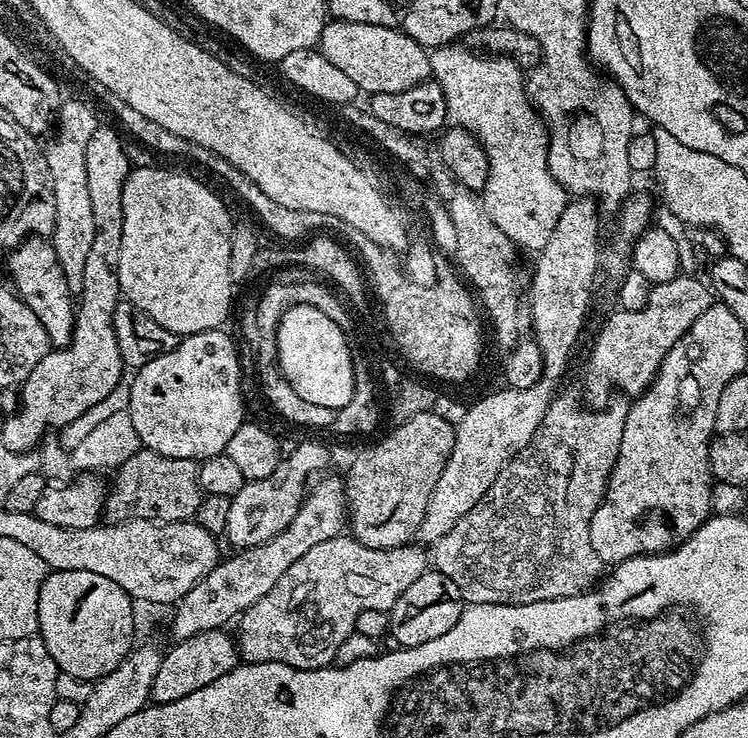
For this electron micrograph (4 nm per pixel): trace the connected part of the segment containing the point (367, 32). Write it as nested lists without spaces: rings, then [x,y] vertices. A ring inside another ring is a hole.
[[[329,19],[325,23],[320,42],[320,53],[338,70],[342,70],[355,83],[361,93],[394,94],[417,88],[432,76],[432,57],[429,49],[423,48],[399,27],[366,26],[354,22]]]

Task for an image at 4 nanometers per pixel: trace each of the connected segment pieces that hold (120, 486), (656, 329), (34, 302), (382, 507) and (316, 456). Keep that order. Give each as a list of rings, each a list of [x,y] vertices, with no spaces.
[[[141,450],[135,456],[119,465],[120,473],[116,476],[116,485],[111,485],[110,495],[106,500],[106,508],[113,512],[117,521],[122,520],[192,520],[196,515],[202,499],[202,468],[195,460],[186,458],[170,458],[157,452]]]
[[[679,274],[670,278],[669,281],[653,284],[650,298],[646,306],[642,306],[642,310],[629,312],[615,310],[616,312],[609,314],[608,321],[601,326],[600,333],[596,336],[596,342],[592,346],[592,358],[588,362],[589,376],[584,384],[584,400],[588,403],[585,405],[589,409],[603,409],[609,403],[607,400],[612,388],[625,392],[629,398],[643,396],[648,391],[649,386],[660,373],[666,354],[670,354],[674,342],[678,342],[678,338],[682,338],[682,334],[686,334],[686,330],[694,326],[695,320],[701,314],[706,314],[706,310],[714,303],[714,296],[709,285],[703,279],[700,279],[701,281],[696,279],[695,275]]]
[[[38,238],[25,239],[24,243],[17,244],[11,249],[8,268],[12,271],[12,280],[20,291],[23,307],[34,310],[38,322],[46,330],[49,341],[57,349],[62,349],[72,341],[72,331],[76,321],[74,307],[74,290],[64,277],[62,266],[58,262],[56,252],[51,243]]]
[[[434,411],[414,414],[414,418],[396,424],[393,429],[389,436],[382,437],[377,444],[362,449],[348,468],[346,524],[352,539],[362,542],[362,546],[402,548],[411,541],[408,540],[411,536],[413,539],[419,533],[422,514],[426,514],[430,494],[434,494],[434,486],[438,486],[438,480],[442,478],[444,467],[454,450],[456,441],[454,425]]]
[[[300,444],[296,449],[293,450],[292,453],[287,453],[286,459],[283,461],[282,467],[278,470],[274,470],[274,474],[270,474],[270,478],[262,478],[261,480],[254,480],[248,483],[245,483],[245,486],[242,490],[238,490],[238,494],[234,497],[231,497],[232,506],[230,508],[230,522],[228,523],[228,531],[227,535],[229,537],[233,536],[234,539],[237,540],[242,548],[252,548],[255,544],[261,544],[262,542],[266,542],[270,538],[274,538],[282,534],[284,530],[286,530],[292,522],[294,522],[294,518],[298,514],[301,506],[304,504],[306,499],[306,493],[309,491],[310,483],[308,484],[308,479],[311,478],[315,472],[320,472],[326,467],[328,464],[328,448],[324,444]]]

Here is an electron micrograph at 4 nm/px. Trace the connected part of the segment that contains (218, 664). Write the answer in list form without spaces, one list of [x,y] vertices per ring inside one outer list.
[[[215,628],[209,632],[199,632],[185,640],[177,640],[169,652],[160,657],[158,674],[154,674],[151,699],[158,704],[178,702],[178,698],[186,698],[186,694],[194,694],[194,690],[202,690],[202,686],[210,686],[214,678],[222,678],[238,663],[238,649],[235,639],[227,636],[224,628]]]

